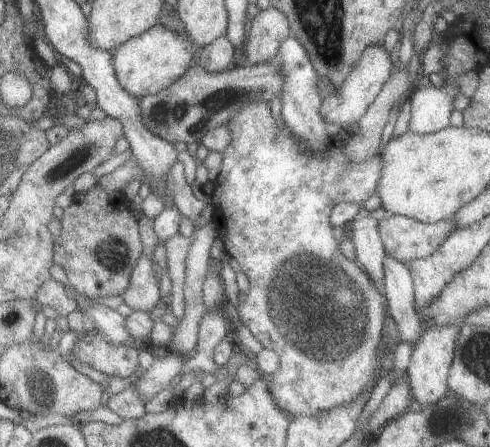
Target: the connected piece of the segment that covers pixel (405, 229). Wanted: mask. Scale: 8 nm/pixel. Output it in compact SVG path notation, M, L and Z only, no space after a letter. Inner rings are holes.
M389 214L378 224L385 253L406 264L431 256L456 229L454 218L422 223L414 218Z

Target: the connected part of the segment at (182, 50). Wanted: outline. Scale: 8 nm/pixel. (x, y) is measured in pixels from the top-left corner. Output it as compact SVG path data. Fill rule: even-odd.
M157 24L143 34L131 37L112 52L114 73L128 94L143 99L144 96L168 88L181 78L190 68L192 58L199 56L201 48L190 40L186 32L168 30L166 26Z

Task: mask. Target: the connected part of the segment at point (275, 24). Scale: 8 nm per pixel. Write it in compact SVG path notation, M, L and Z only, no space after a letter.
M269 7L249 20L244 55L249 65L262 65L276 57L278 46L291 35L286 16L275 7Z

